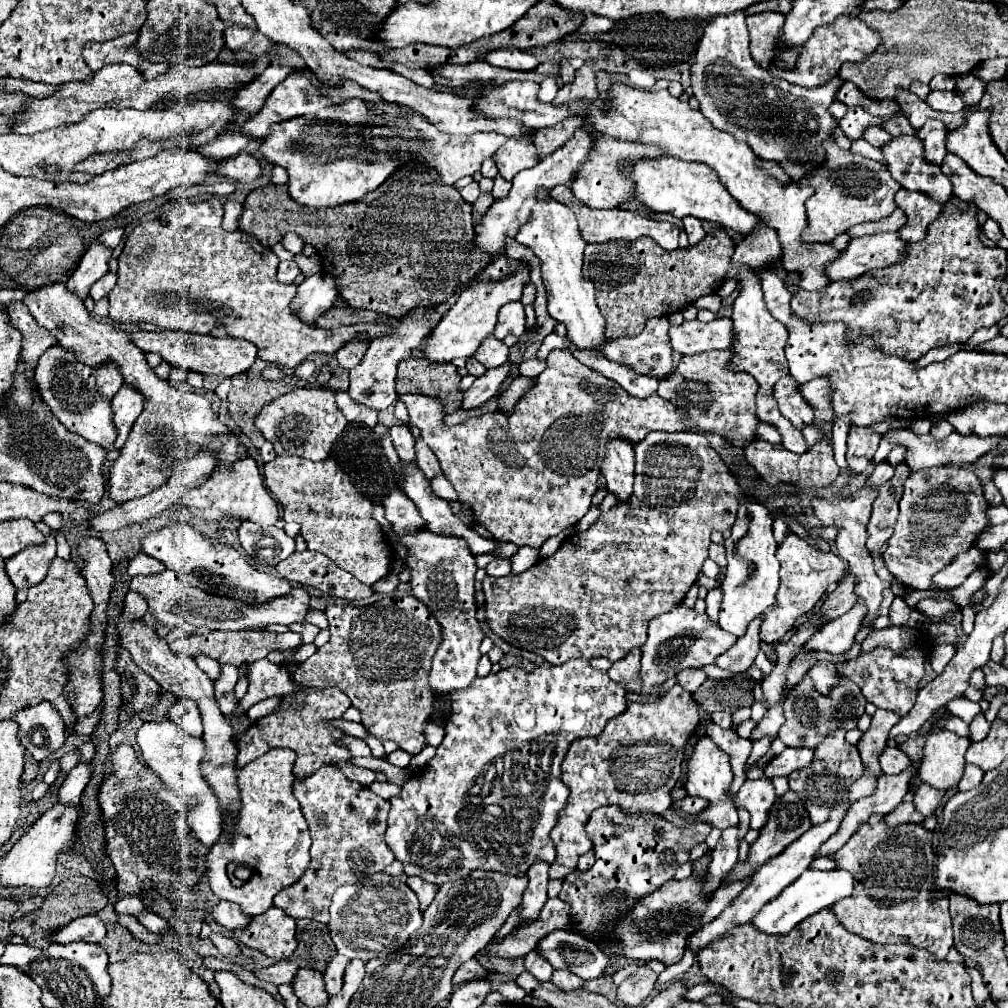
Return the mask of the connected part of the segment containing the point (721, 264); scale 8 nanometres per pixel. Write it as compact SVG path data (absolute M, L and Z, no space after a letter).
M724 227L706 233L700 243L684 249L678 247L676 251L664 251L664 247L648 237L586 245L584 277L596 287L596 303L606 319L604 337L636 337L650 317L682 311L696 299L718 291L726 279L734 247L736 245Z

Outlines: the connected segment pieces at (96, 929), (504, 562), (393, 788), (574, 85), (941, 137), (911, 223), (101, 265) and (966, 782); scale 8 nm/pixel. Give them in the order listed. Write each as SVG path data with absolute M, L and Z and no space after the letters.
M86 915L84 919L74 919L66 927L58 929L52 935L56 943L72 943L72 941L86 941L86 943L100 943L106 937L106 925L98 915Z
M494 559L492 563L486 565L486 573L492 575L492 577L508 575L508 573L512 573L512 569L510 569L510 561L508 561L508 559Z
M374 781L372 785L368 785L370 791L374 791L374 795L382 797L382 799L388 799L388 797L394 797L400 793L400 787L398 785L392 785L388 781Z
M588 59L582 63L580 69L576 69L576 77L572 83L566 83L554 103L568 103L568 101L574 101L574 99L598 99L598 93L596 93L596 73L594 73L594 61Z
M932 119L928 121L922 129L918 129L918 137L924 141L924 157L932 163L942 163L942 159L946 157L946 135L950 131L944 127L944 123Z
M900 189L896 193L896 205L908 215L908 223L898 231L908 241L924 239L926 227L940 215L942 205L918 191Z
M92 241L90 247L86 249L84 257L80 259L76 271L70 275L70 279L66 281L66 287L78 295L80 299L84 299L90 291L90 287L108 273L108 261L112 257L112 249L104 247L100 241Z
M966 765L964 777L960 779L958 789L960 789L960 791L968 791L968 789L976 787L976 785L982 781L982 777L984 777L984 771L982 771L980 767L976 767L976 765Z

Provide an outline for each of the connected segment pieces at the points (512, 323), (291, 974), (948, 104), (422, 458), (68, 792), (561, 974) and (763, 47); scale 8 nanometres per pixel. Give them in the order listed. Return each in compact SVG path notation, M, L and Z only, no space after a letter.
M516 301L516 303L508 303L500 309L500 315L502 315L502 323L498 321L496 323L496 329L494 329L494 335L498 339L504 339L508 333L520 337L524 333L524 327L526 327L526 313L524 313L524 305L522 301Z
M286 959L286 961L278 961L266 969L258 969L256 975L258 979L262 981L270 981L274 985L282 985L282 983L292 983L292 979L296 979L296 971L298 971L298 963L292 961L292 959Z
M930 91L926 97L926 103L934 109L934 111L962 111L964 109L964 101L956 91Z
M416 439L416 463L420 467L420 471L432 479L434 475L440 473L440 465L438 459L434 457L434 453L428 449L428 445L422 439Z
M78 763L66 777L66 781L62 783L60 791L58 791L58 799L60 803L66 805L78 805L80 803L80 795L84 791L84 787L88 785L92 777L92 765L90 763Z
M560 969L560 971L554 971L552 975L552 983L562 989L562 991L576 991L576 989L586 989L584 987L584 979L580 979L578 975L572 975L568 969Z
M766 11L766 13L758 13L758 15L750 15L746 19L746 23L748 23L748 31L750 31L752 57L762 67L768 67L768 63L772 59L774 41L776 41L776 37L782 29L782 23L784 23L784 15L774 13L774 11Z

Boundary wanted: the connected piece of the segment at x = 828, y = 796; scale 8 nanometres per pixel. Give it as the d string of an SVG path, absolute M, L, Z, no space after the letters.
M834 731L832 735L828 735L828 739L824 739L824 743L820 743L820 747L814 749L812 763L804 767L804 771L794 771L788 777L788 781L790 781L790 789L796 795L800 795L802 803L806 805L810 823L816 825L828 821L832 807L848 799L848 787L856 779L860 779L860 773L864 773L864 765L860 761L858 749L846 741L846 731Z

